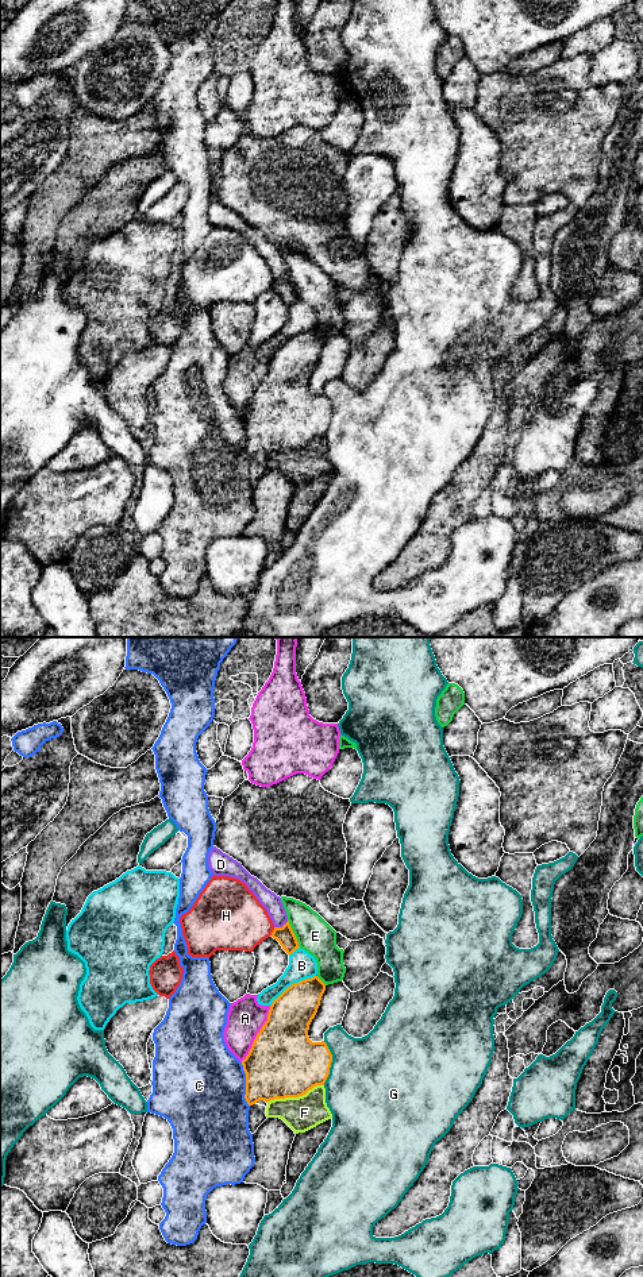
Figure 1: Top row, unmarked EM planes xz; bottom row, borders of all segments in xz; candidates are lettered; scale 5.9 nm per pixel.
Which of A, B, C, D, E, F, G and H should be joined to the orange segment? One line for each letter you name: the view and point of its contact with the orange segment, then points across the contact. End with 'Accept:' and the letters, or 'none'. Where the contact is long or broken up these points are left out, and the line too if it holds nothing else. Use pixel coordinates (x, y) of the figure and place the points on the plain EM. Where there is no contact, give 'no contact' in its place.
Accept: none

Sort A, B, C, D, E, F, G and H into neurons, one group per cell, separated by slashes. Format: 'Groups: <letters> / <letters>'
Groups: A / B / C / D / E / F / G / H

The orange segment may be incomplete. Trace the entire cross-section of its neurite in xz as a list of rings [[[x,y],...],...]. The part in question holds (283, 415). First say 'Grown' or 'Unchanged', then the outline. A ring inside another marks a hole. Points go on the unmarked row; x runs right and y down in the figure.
Unchanged. [[[317,329],[301,332],[288,339],[273,352],[267,373],[257,386],[251,401],[242,413],[246,425],[249,458],[259,452],[299,450],[316,437],[324,437],[332,414],[332,406],[324,393],[312,394],[308,382],[320,358],[326,336]]]

